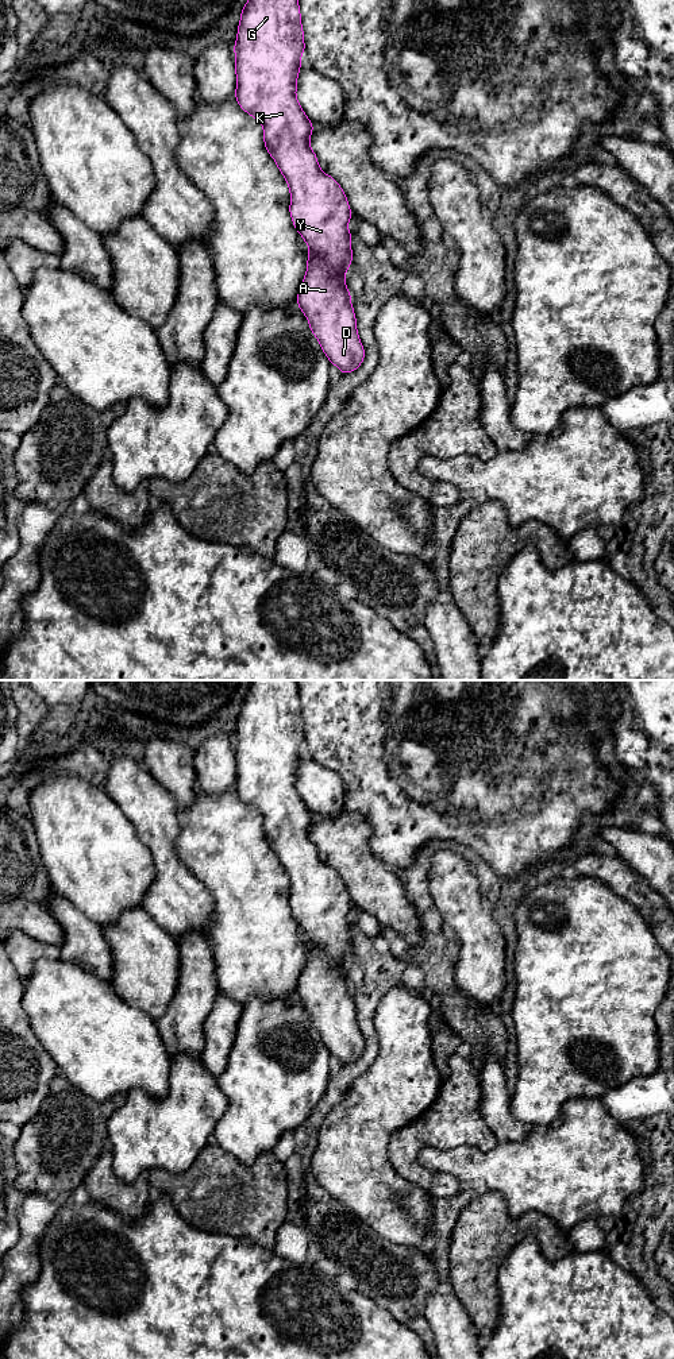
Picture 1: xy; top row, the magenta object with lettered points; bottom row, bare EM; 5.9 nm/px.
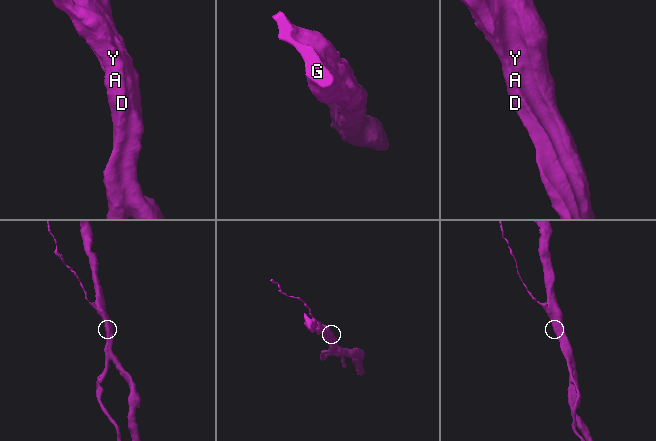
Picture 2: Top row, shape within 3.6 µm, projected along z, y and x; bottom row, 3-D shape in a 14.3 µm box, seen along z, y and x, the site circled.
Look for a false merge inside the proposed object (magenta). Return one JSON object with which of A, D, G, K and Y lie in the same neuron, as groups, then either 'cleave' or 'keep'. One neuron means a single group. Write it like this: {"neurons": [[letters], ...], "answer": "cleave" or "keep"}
{"neurons": [["A", "D", "G", "K", "Y"]], "answer": "keep"}

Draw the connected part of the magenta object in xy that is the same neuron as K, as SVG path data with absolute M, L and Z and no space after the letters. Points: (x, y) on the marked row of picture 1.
M247 0L242 8L234 45L235 99L239 107L263 127L266 151L276 161L289 186L292 223L309 248L297 306L305 314L309 329L330 363L342 374L347 374L357 371L365 360L351 294L344 279L353 263L351 231L347 228L353 212L343 189L335 178L321 171L309 146L313 123L296 97L304 51L299 0Z

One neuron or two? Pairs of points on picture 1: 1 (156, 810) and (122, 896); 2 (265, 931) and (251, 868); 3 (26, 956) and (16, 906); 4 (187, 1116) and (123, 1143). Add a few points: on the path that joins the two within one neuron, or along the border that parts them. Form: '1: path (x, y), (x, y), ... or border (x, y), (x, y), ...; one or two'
1: border (126, 817), (137, 837), (150, 852), (154, 873); two
2: path (251, 915), (251, 884); one
3: path (26, 944), (26, 927), (20, 918); one
4: path (170, 1130), (146, 1132), (139, 1138); one

